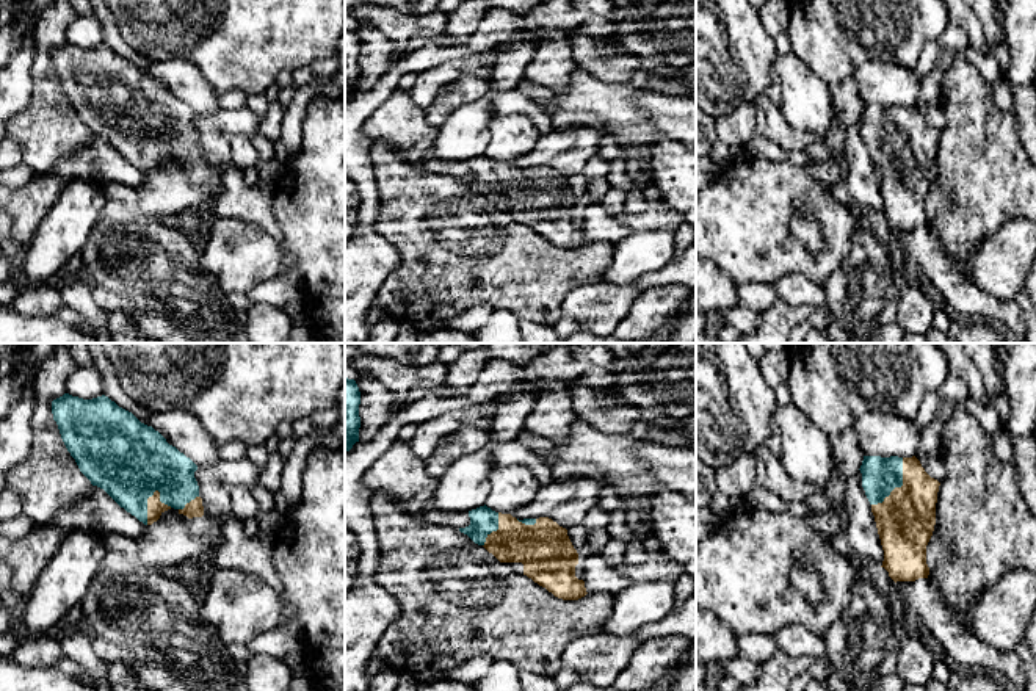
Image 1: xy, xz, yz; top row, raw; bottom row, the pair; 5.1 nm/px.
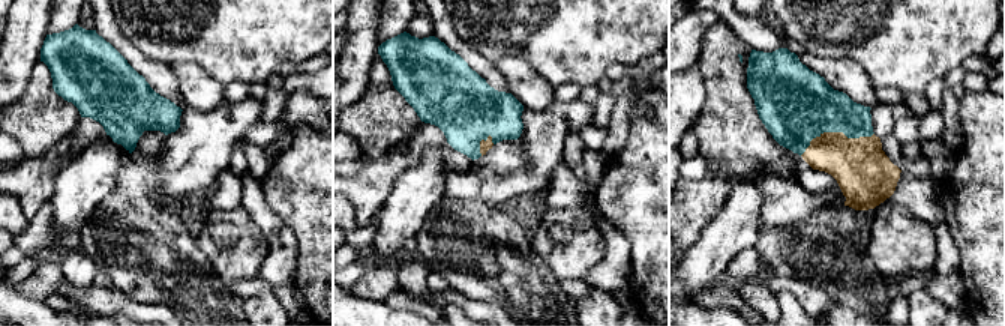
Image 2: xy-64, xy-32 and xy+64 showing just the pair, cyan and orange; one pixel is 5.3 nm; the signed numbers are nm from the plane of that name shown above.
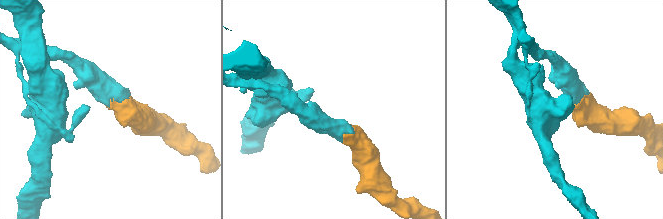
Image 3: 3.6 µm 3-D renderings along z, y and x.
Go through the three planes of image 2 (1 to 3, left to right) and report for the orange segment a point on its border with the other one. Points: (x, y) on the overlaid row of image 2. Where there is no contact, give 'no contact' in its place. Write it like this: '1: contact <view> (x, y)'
1: no contact
2: contact xy-32 (479, 143)
3: contact xy+64 (834, 131)

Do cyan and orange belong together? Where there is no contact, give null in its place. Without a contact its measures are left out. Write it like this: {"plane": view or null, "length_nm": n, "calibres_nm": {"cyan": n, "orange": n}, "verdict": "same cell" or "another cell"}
{"plane": "yz", "length_nm": 300, "calibres_nm": {"cyan": 190, "orange": 300}, "verdict": "another cell"}

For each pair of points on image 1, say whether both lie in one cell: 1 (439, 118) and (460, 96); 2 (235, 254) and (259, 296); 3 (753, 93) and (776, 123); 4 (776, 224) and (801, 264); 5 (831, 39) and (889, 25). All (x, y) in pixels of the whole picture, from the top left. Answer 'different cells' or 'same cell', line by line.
1: same cell
2: different cells
3: different cells
4: same cell
5: same cell

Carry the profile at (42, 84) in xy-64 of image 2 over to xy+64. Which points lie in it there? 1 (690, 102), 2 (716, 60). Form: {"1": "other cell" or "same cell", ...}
{"1": "other cell", "2": "same cell"}

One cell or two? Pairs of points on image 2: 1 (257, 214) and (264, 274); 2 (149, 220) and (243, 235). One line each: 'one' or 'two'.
1: one
2: two

